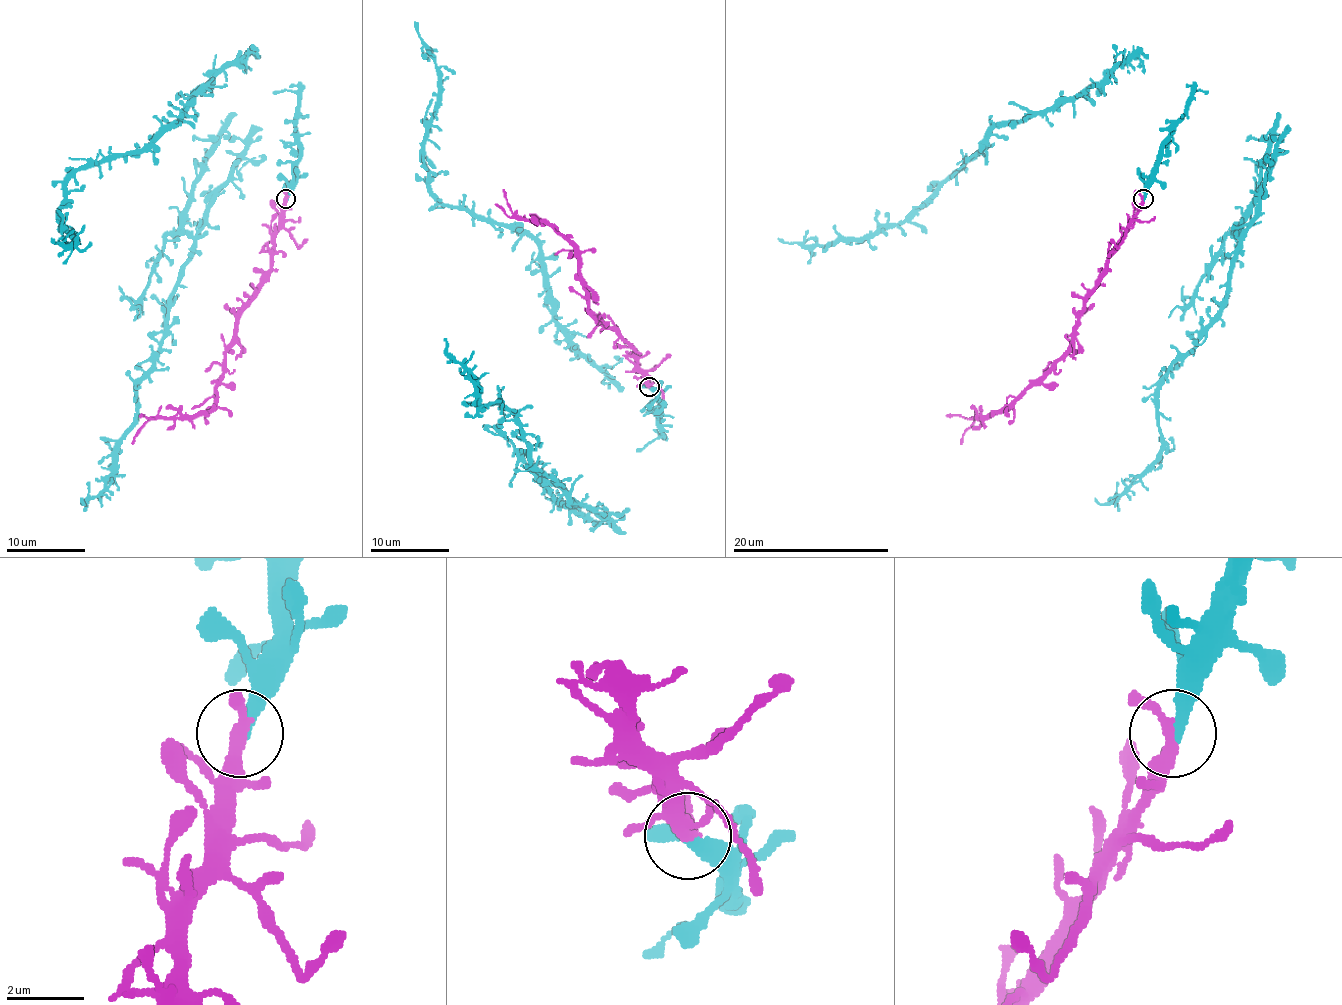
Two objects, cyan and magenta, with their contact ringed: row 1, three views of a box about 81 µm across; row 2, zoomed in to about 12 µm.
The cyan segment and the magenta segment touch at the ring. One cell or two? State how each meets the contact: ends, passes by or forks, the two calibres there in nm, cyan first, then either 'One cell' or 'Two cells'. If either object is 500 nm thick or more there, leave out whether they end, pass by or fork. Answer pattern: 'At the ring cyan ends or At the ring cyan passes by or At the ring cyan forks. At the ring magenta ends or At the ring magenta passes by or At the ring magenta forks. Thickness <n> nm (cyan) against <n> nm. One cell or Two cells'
At the ring cyan ends. At the ring magenta passes by. Thickness 320 nm (cyan) against 320 nm. One cell

